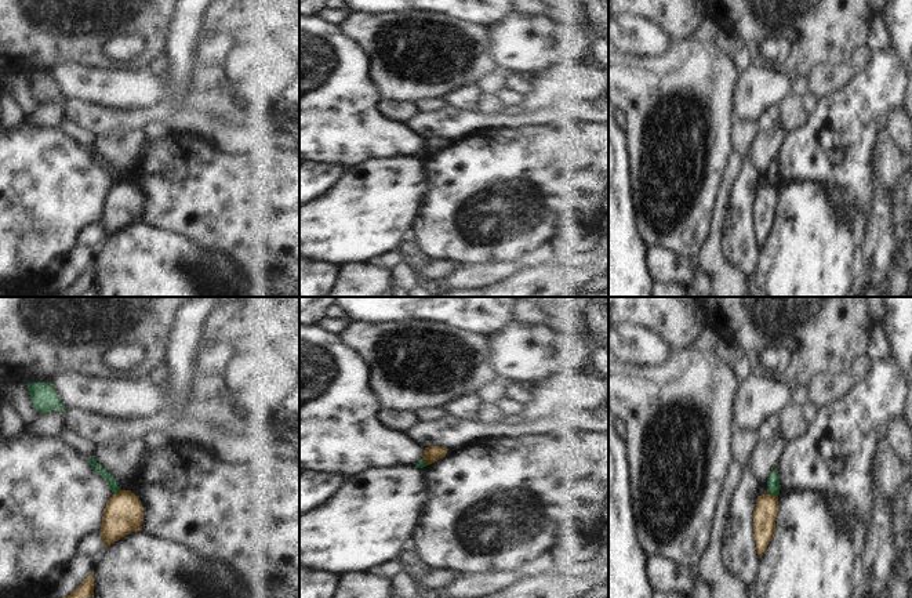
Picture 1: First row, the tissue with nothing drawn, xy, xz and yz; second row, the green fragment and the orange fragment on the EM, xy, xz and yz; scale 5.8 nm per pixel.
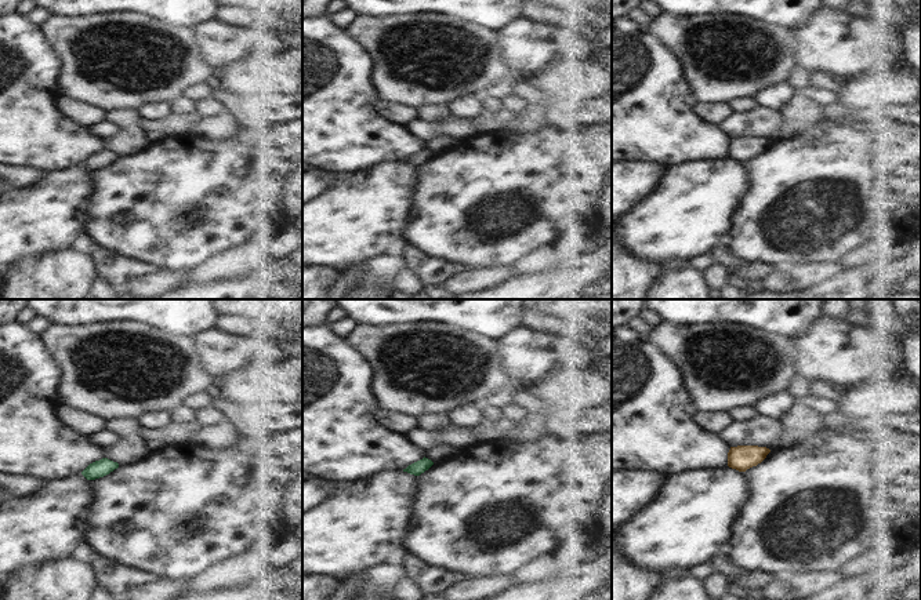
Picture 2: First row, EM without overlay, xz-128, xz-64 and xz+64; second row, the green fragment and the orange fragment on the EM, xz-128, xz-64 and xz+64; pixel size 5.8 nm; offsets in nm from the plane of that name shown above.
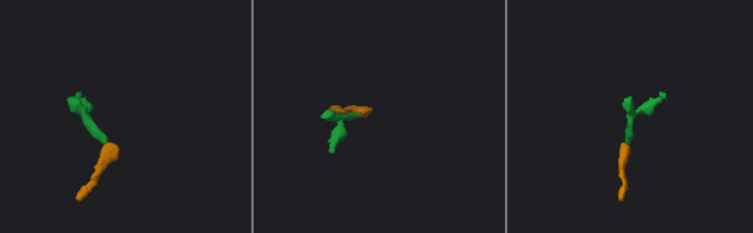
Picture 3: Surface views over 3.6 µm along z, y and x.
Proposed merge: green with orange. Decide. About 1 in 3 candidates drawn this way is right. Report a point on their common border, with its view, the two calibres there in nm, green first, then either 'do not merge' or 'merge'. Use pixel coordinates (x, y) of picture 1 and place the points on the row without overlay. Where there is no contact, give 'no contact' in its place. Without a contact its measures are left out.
contact yz (773, 185); calibres 80 and 140 nm; do not merge

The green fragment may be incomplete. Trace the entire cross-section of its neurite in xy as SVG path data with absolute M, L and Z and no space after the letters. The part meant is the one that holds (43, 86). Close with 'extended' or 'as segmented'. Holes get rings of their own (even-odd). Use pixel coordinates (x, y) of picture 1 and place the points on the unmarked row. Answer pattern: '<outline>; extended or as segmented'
M30 73L28 80L32 94L40 105L51 104L55 99L66 104L51 73Z; as segmented

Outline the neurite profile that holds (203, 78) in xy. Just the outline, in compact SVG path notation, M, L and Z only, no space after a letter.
M199 65L193 69L190 75L190 83L195 90L224 90L222 86L222 70L219 68Z

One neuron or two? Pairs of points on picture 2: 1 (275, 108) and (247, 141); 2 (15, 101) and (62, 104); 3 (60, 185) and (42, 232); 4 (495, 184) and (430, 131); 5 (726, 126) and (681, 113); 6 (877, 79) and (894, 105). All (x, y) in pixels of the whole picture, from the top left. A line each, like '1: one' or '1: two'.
1: two
2: two
3: one
4: two
5: two
6: two

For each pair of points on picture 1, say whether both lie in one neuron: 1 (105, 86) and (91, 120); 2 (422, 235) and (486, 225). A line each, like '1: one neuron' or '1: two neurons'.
1: two neurons
2: one neuron

